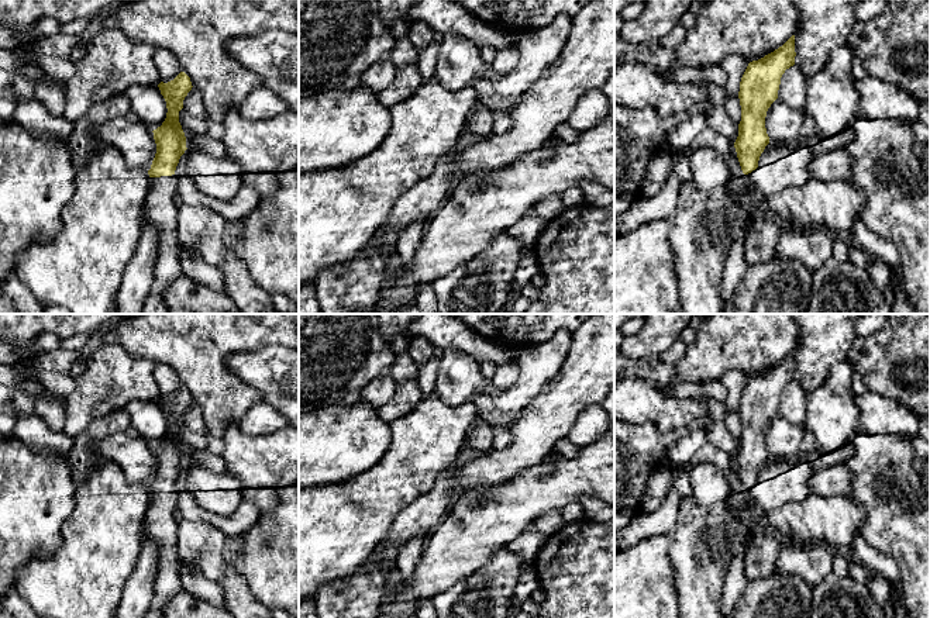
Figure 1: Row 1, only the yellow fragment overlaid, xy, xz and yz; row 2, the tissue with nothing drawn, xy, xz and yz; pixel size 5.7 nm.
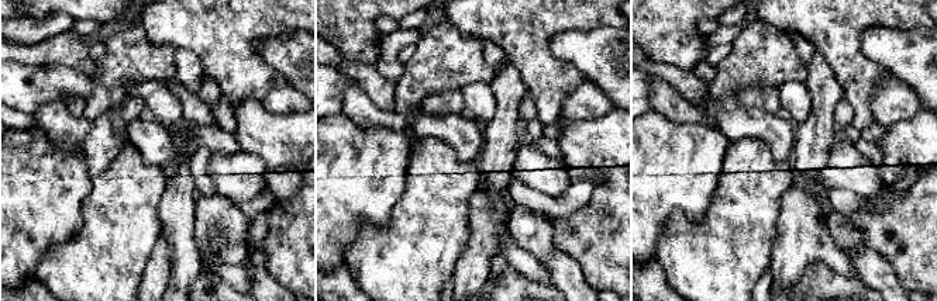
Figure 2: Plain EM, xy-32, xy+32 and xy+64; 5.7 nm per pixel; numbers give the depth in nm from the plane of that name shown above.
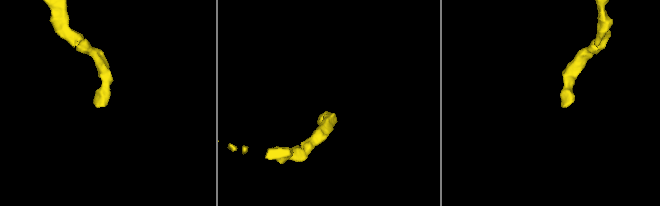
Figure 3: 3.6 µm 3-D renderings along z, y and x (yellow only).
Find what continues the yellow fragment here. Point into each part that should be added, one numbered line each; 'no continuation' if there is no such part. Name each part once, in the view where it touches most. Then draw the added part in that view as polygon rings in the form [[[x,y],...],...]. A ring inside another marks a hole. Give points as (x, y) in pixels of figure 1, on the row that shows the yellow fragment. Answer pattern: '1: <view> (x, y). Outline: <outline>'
1: xy (161, 204). Outline: [[[175,175],[149,179],[145,218],[156,228],[159,252],[154,284],[144,303],[142,314],[168,314],[163,293],[180,275],[186,273],[179,260],[178,180]]]

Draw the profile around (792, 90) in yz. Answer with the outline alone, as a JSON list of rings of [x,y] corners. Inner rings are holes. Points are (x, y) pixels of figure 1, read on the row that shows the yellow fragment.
[[[795,65],[785,70],[778,90],[779,101],[793,108],[802,108],[807,99],[807,77]]]

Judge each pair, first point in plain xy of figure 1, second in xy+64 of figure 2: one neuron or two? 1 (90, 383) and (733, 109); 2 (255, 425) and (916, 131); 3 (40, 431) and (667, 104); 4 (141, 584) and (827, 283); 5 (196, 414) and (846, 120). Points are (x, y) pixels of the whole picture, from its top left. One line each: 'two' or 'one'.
1: two
2: two
3: one
4: two
5: one

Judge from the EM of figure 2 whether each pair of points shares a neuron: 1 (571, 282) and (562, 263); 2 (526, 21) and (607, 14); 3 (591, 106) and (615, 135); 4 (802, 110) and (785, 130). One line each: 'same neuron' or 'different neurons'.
1: same neuron
2: same neuron
3: different neurons
4: different neurons

